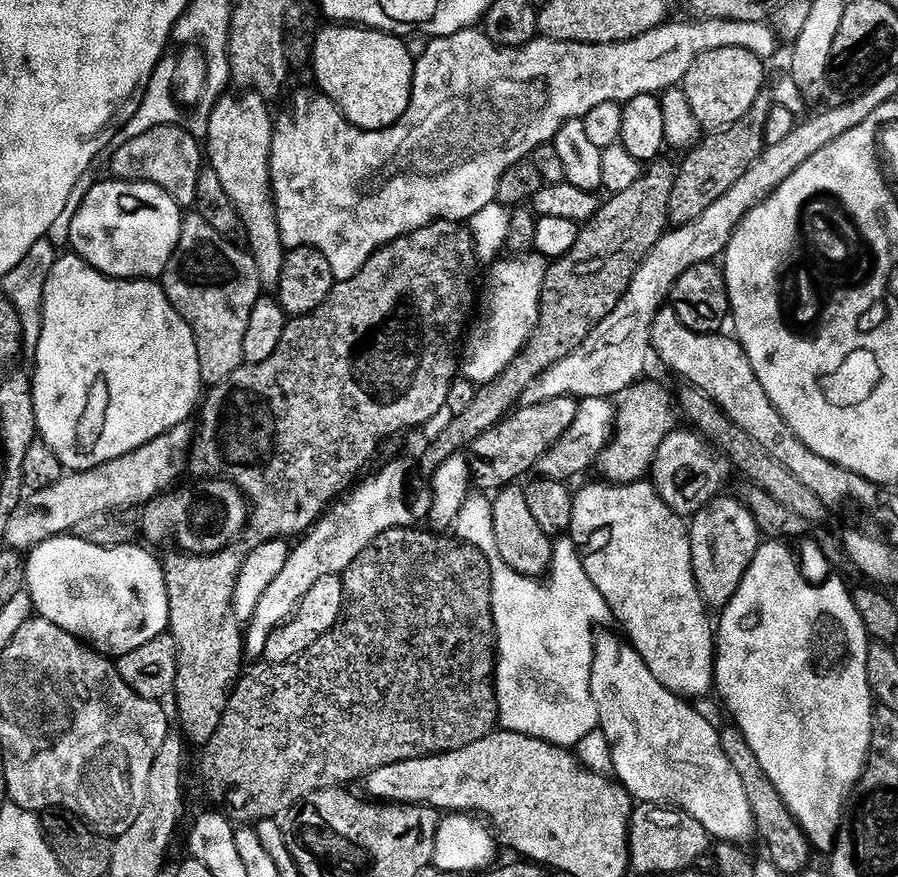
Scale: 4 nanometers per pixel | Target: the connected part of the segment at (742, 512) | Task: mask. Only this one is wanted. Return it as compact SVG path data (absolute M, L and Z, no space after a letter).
M739 499L712 500L691 517L688 537L692 569L700 597L709 609L723 610L732 601L732 596L738 590L762 543L762 535L755 524L755 518Z

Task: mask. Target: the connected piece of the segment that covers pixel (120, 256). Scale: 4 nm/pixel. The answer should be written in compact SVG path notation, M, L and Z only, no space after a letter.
M105 179L105 184L96 184L84 196L84 201L76 208L76 213L72 216L72 221L68 224L68 240L72 243L71 251L77 256L81 256L83 260L96 268L104 276L115 276L117 280L146 280L149 278L163 277L166 266L170 262L170 258L174 254L174 250L178 246L178 238L182 234L182 226L184 225L185 213L178 206L178 202L174 202L174 198L166 190L162 190L156 184L138 184L131 180L113 180Z

